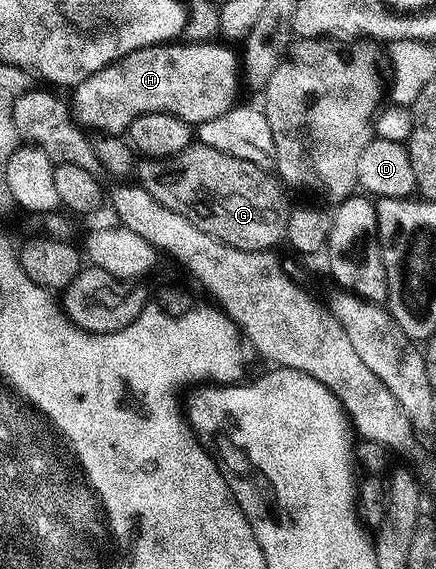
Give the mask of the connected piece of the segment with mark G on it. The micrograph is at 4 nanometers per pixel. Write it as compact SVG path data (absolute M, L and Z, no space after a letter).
M192 145L172 159L140 158L133 175L153 201L161 201L165 209L181 213L197 229L231 247L267 253L270 247L286 240L289 202L283 196L284 188L274 178L271 180L264 168L217 153L217 149Z

